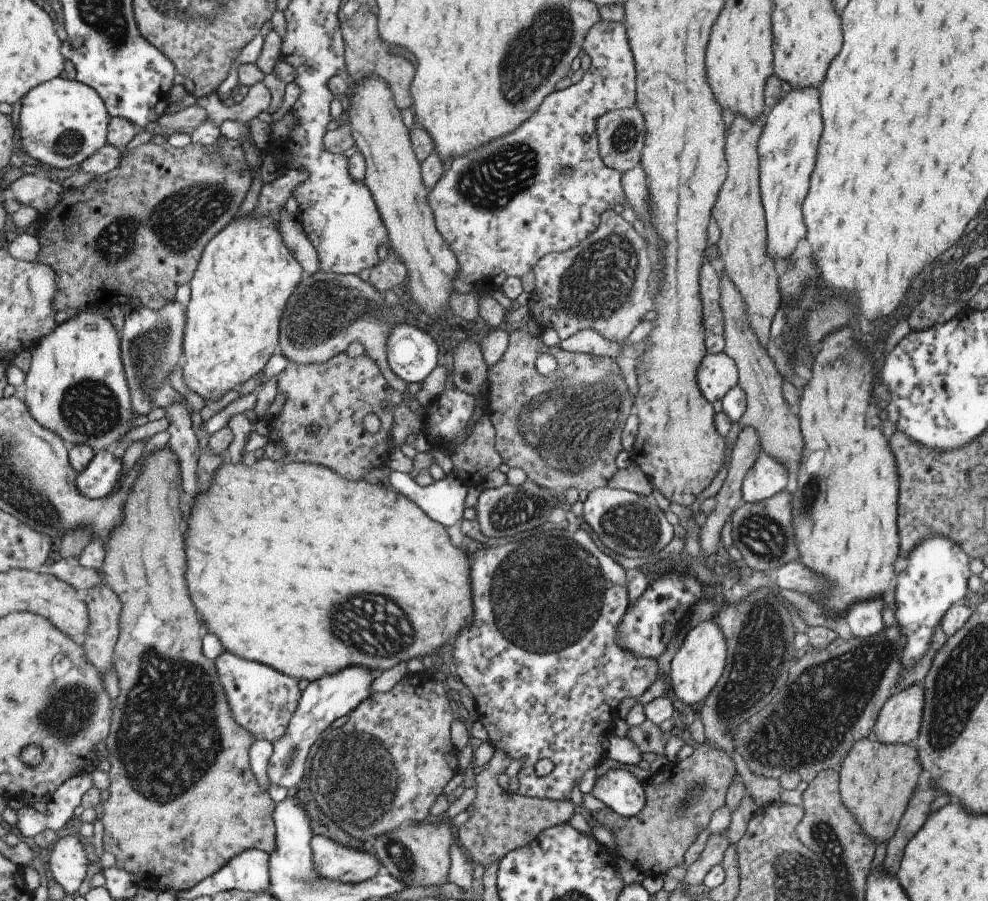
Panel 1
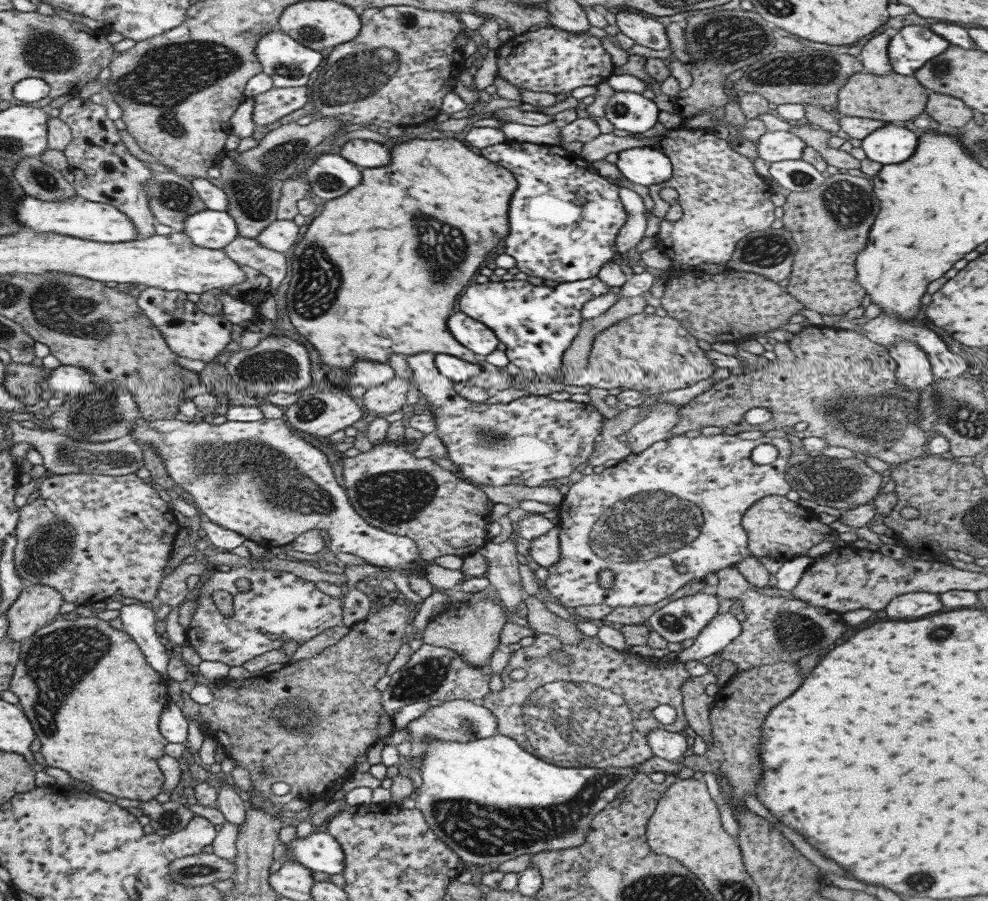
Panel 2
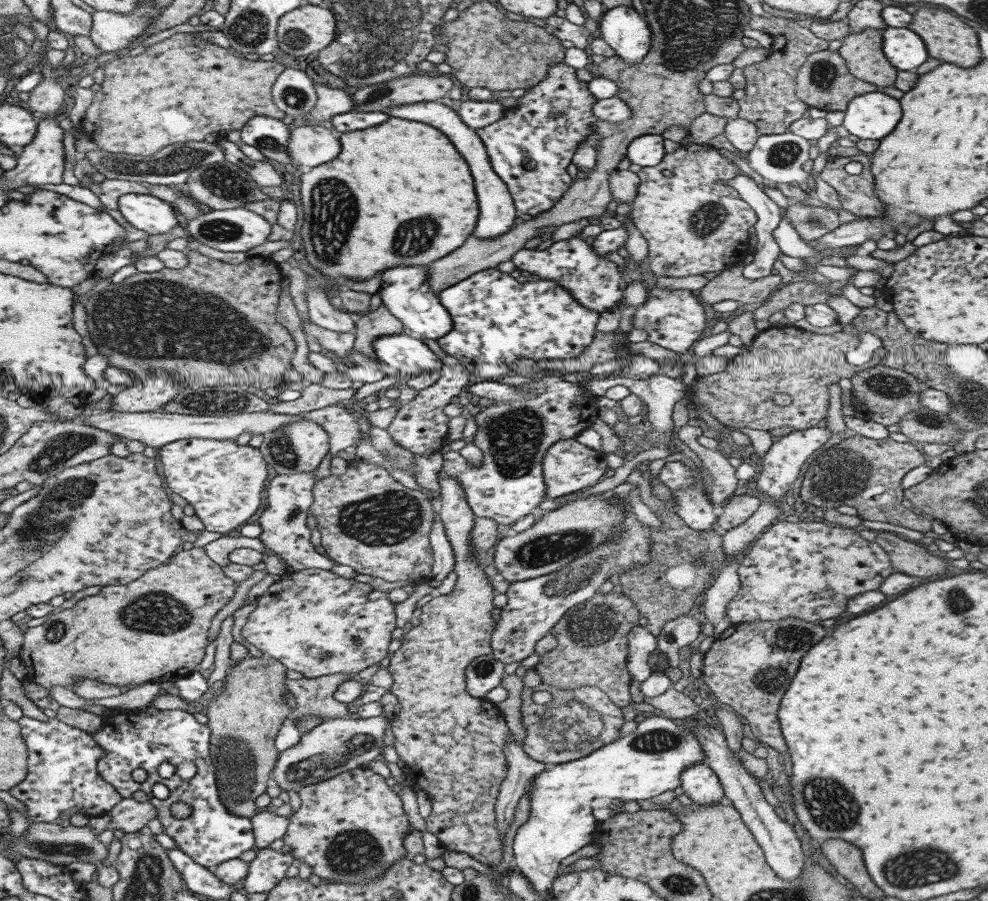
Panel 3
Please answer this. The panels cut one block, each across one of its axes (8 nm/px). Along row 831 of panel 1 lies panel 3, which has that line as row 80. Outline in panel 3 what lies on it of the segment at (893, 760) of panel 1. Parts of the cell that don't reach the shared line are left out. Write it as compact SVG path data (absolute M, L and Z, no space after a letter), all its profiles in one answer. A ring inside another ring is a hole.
M865 28L861 32L850 32L840 43L837 53L851 76L877 86L879 90L884 86L894 87L898 70L891 66L882 53L881 30Z

